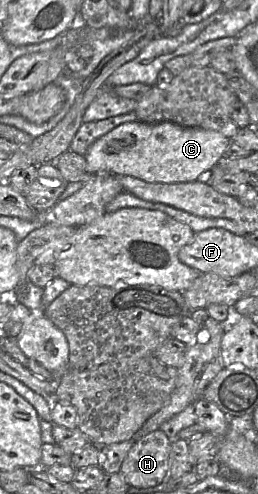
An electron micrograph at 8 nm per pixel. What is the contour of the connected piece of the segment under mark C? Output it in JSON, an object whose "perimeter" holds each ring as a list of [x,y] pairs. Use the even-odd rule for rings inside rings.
{"perimeter":[[[140,121],[120,124],[97,139],[84,155],[87,170],[133,176],[147,182],[181,183],[202,179],[223,158],[231,143],[221,133],[184,127],[172,122],[147,124]]]}

